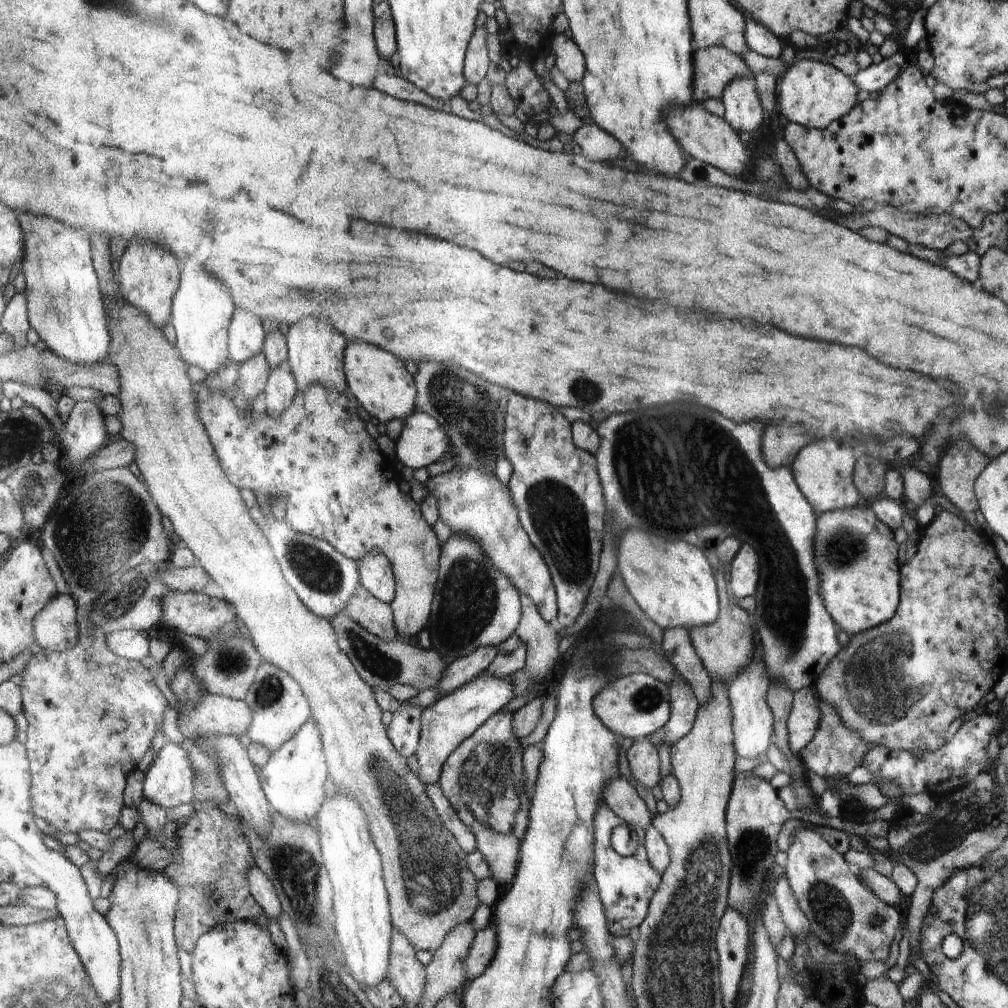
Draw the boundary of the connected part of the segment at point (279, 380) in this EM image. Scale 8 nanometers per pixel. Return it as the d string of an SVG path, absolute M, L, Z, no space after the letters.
M288 360L280 362L274 370L271 370L267 386L264 388L266 394L266 414L280 416L298 394L294 374Z

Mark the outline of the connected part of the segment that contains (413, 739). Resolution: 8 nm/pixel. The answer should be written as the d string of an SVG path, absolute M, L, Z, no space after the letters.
M402 703L402 708L393 713L388 727L388 736L392 744L403 757L410 758L419 747L422 738L422 718L424 709L422 706Z

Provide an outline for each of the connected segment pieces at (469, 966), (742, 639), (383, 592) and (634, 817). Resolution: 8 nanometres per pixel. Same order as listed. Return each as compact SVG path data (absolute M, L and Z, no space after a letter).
M494 922L488 928L476 932L475 940L472 940L472 947L468 950L468 958L464 960L464 970L466 970L466 980L470 982L477 978L488 964L494 960L496 954L496 928Z
M715 564L715 568L714 574L718 582L719 592L719 619L714 620L712 624L692 628L688 632L691 636L692 646L694 646L704 668L711 676L711 680L728 686L731 680L738 676L738 672L742 672L754 658L752 626L750 626L752 622L750 622L750 616L742 608L732 604L728 582L726 582L726 578L722 574L722 566Z
M382 553L378 556L364 554L358 566L360 584L377 600L390 605L395 599L395 574L391 562Z
M618 775L608 782L602 798L622 820L646 831L648 826L652 825L654 816L646 807L641 795L641 791L636 790L627 779Z

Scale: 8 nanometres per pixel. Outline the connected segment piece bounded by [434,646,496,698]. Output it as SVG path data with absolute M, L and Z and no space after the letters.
M484 646L484 648L478 647L471 655L448 663L448 668L446 668L442 680L434 686L434 688L440 690L440 698L483 674L495 657L496 648L494 646Z

